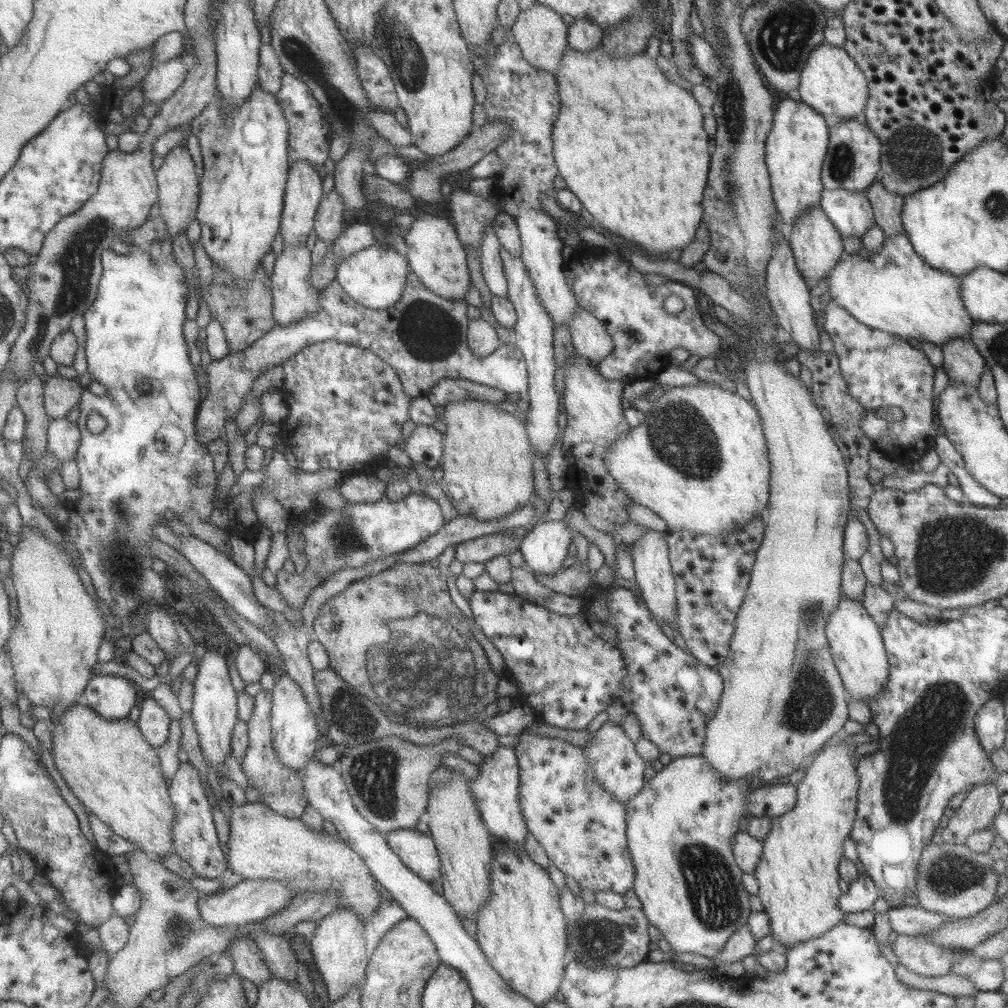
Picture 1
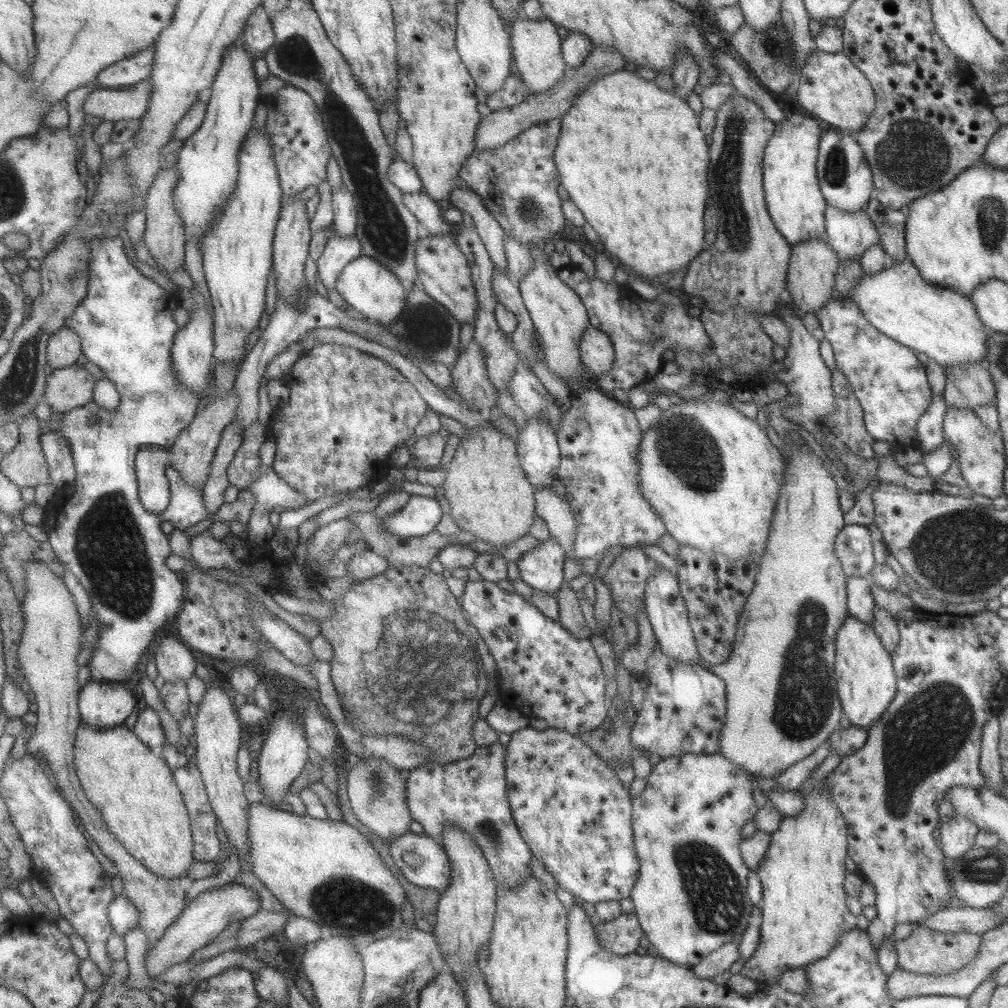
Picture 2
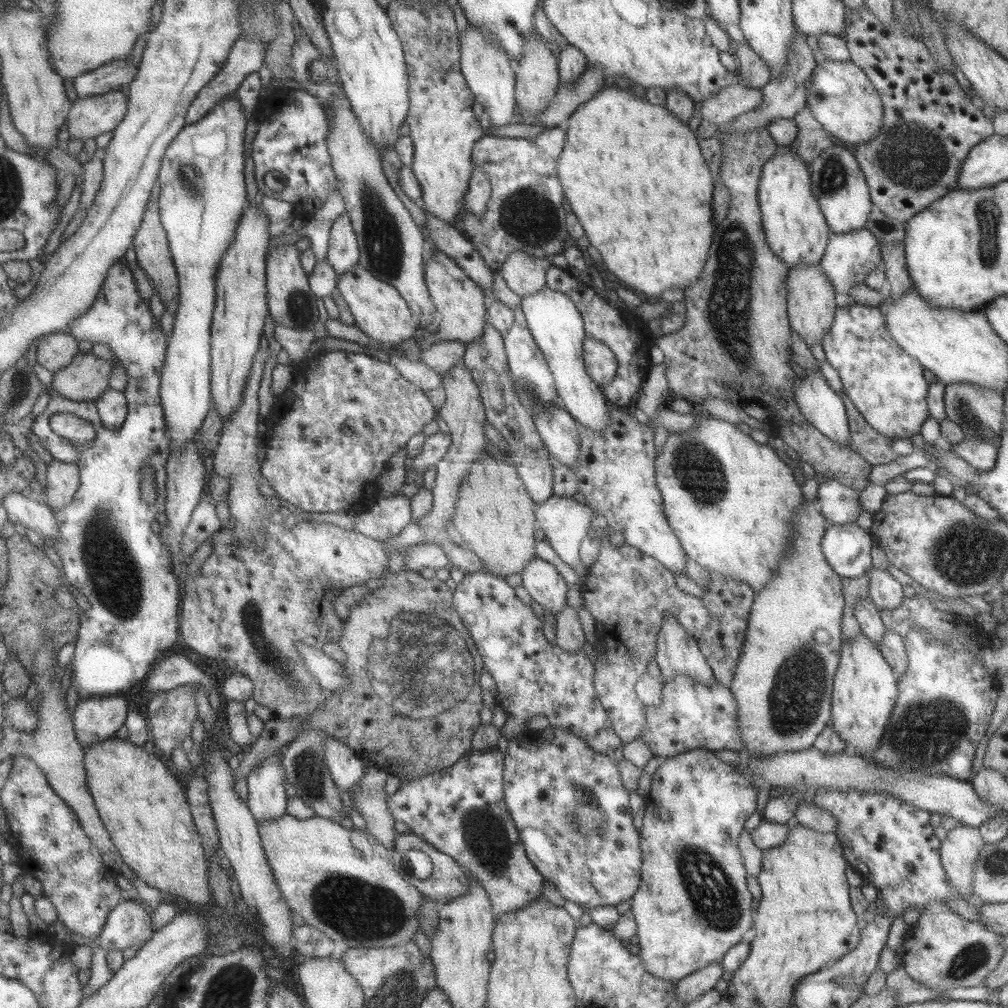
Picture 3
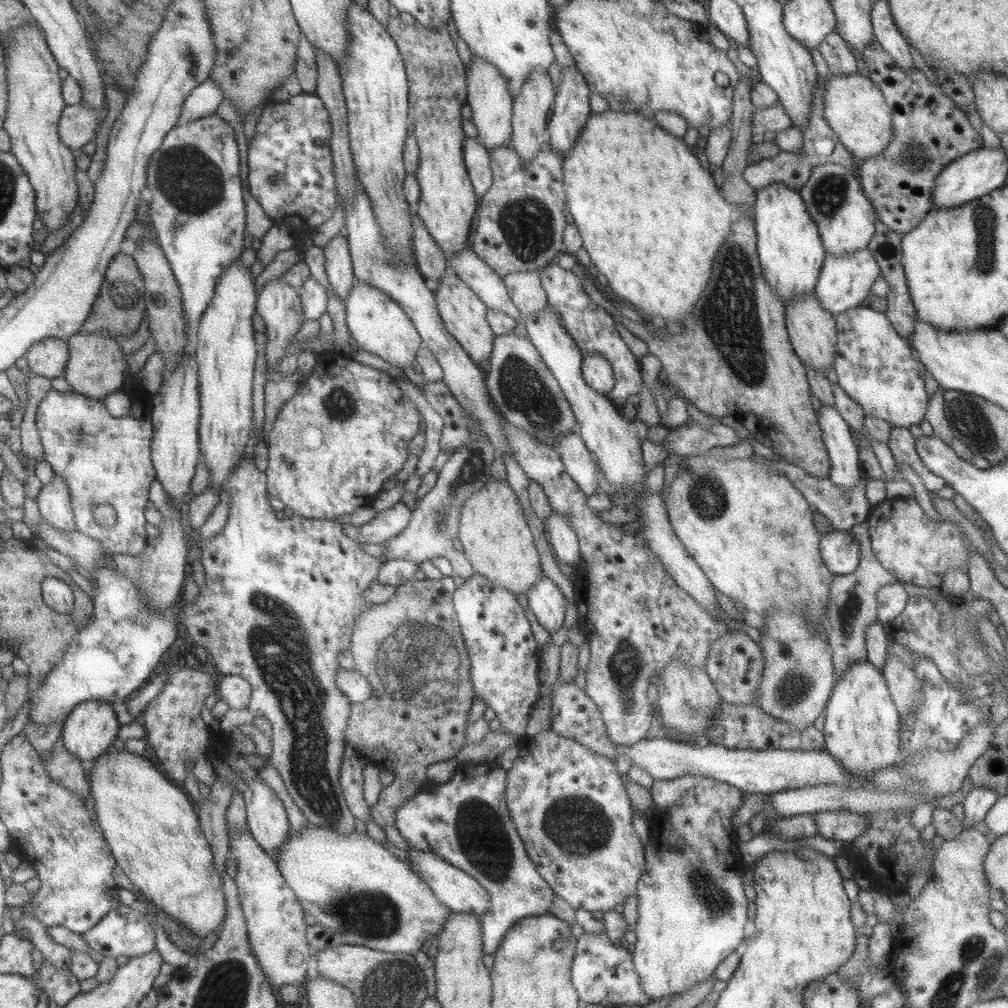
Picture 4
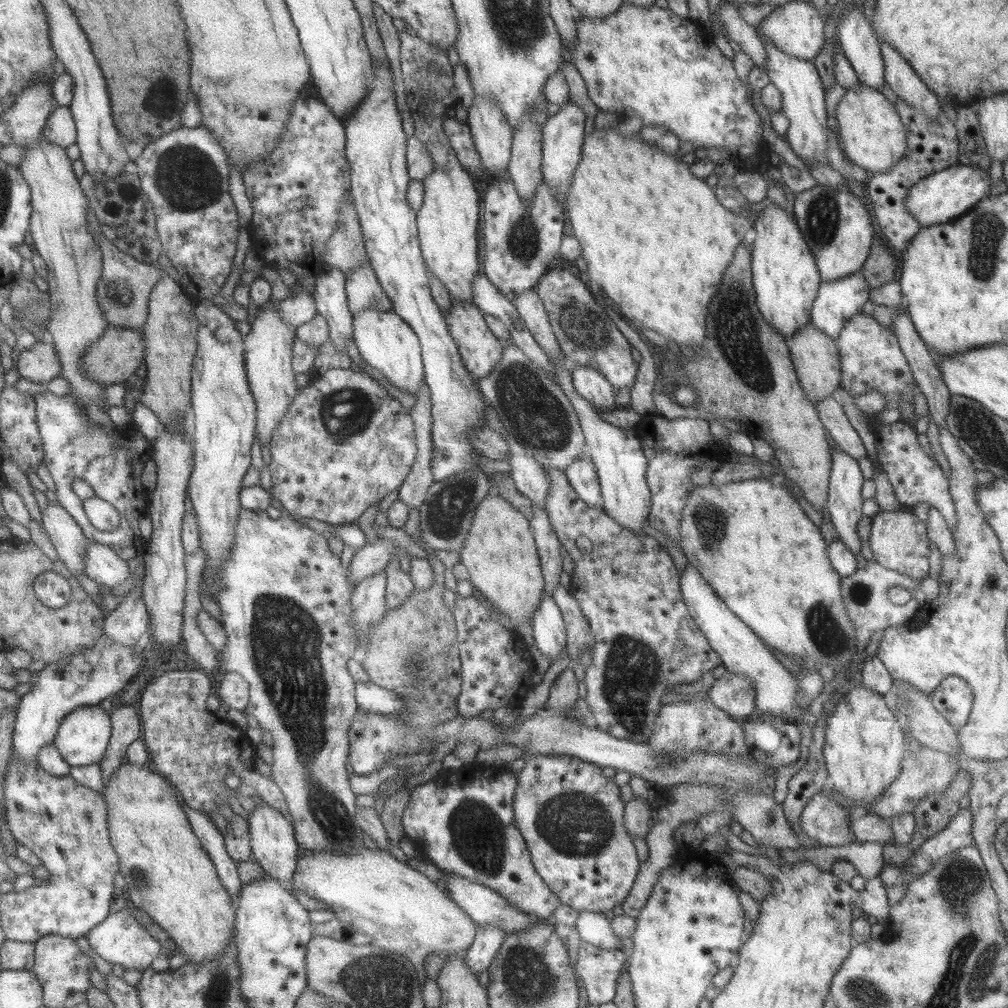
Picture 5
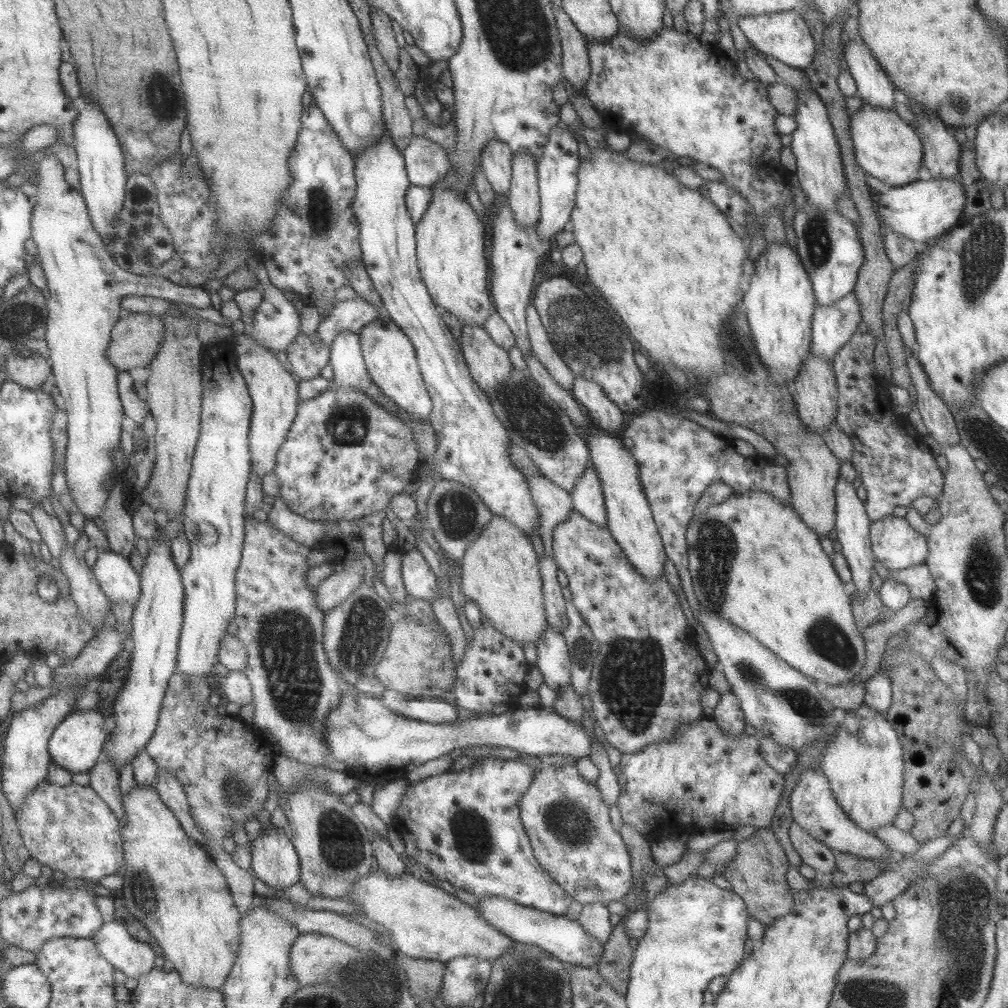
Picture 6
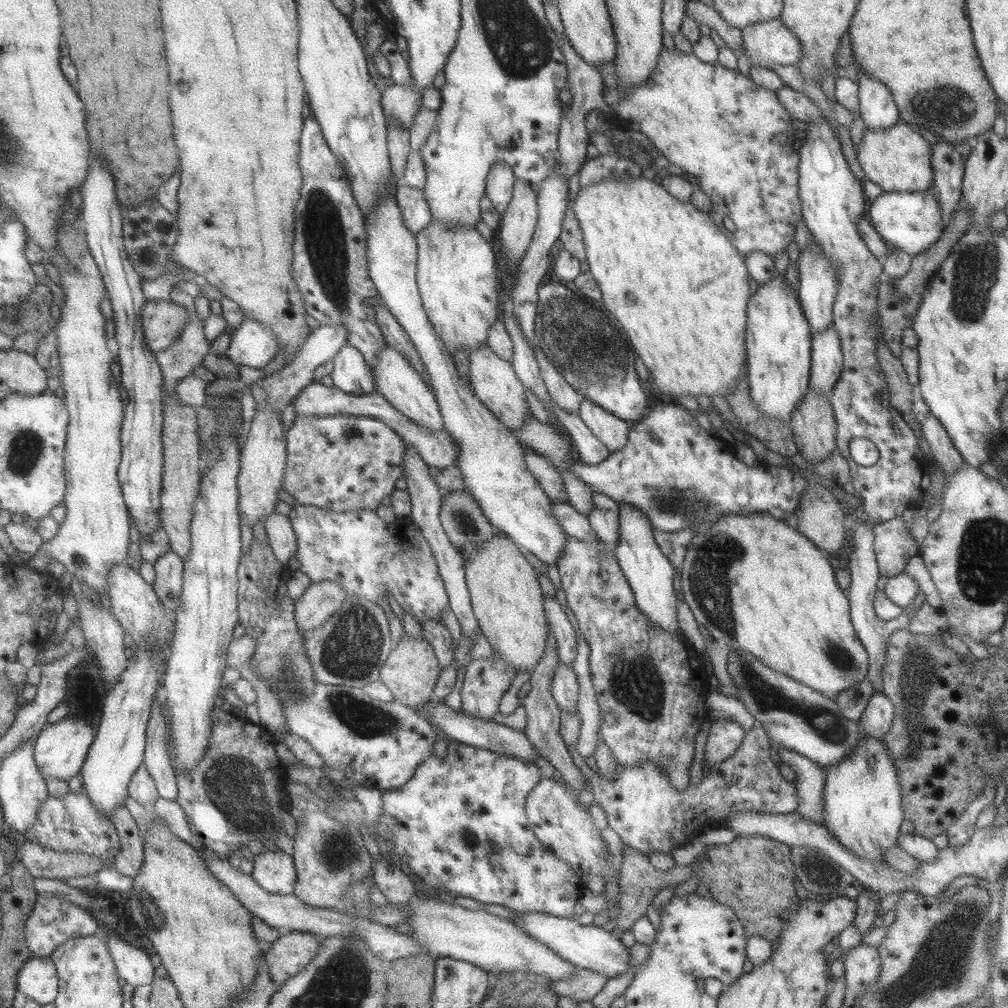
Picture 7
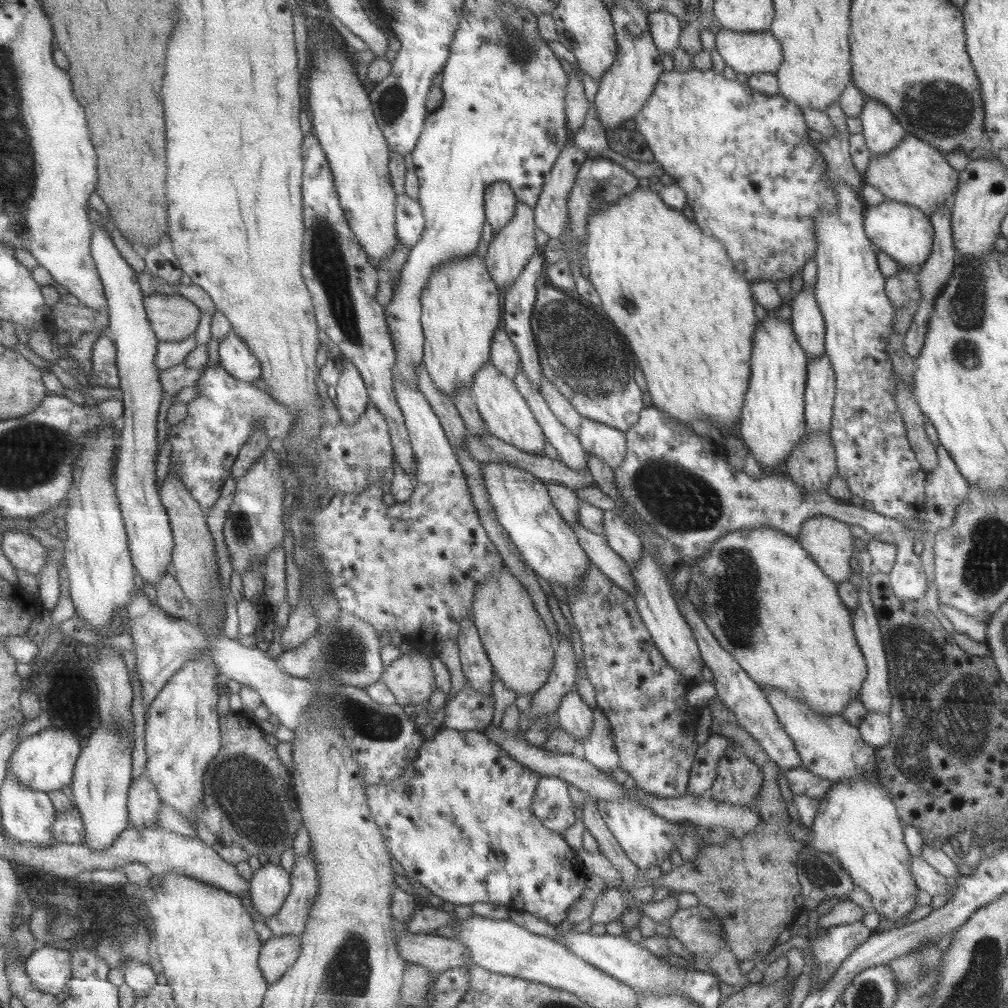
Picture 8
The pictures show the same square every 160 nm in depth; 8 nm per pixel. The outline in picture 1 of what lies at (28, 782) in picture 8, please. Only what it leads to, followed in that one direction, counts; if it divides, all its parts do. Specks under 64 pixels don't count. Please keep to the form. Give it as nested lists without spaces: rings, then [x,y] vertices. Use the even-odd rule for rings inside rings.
[[[94,675],[84,690],[87,704],[103,718],[125,719],[139,702],[135,683],[118,675]]]

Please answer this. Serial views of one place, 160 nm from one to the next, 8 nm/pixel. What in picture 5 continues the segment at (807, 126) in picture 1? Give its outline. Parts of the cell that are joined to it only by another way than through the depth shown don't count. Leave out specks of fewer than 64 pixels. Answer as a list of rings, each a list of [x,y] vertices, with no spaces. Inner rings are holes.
[[[770,202],[761,204],[758,209],[758,217],[753,226],[756,235],[750,251],[756,309],[764,321],[788,342],[791,336],[810,322],[812,302],[821,283],[820,276],[804,237],[791,215]]]

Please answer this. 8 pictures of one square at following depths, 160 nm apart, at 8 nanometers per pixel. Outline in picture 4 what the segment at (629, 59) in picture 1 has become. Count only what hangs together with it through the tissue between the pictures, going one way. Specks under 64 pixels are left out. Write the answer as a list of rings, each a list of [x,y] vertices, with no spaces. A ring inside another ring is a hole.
[[[608,106],[601,113],[590,113],[587,122],[583,125],[582,132],[576,138],[573,148],[562,162],[562,183],[564,193],[566,194],[567,208],[569,208],[569,214],[573,218],[572,224],[576,225],[576,229],[582,238],[582,246],[590,258],[590,272],[600,272],[603,274],[607,279],[611,292],[615,296],[619,296],[621,300],[629,302],[631,306],[639,308],[641,312],[645,312],[645,314],[649,314],[651,317],[661,316],[664,321],[684,322],[684,318],[692,311],[692,308],[698,301],[699,295],[707,286],[709,277],[711,276],[714,255],[726,241],[727,235],[730,233],[730,226],[742,218],[742,216],[754,216],[752,205],[737,203],[732,205],[725,202],[725,199],[719,194],[717,187],[715,187],[711,174],[709,175],[700,166],[692,149],[687,149],[681,138],[665,134],[665,131],[659,128],[655,122],[643,119],[641,115],[637,115],[636,111],[619,113],[610,111]]]

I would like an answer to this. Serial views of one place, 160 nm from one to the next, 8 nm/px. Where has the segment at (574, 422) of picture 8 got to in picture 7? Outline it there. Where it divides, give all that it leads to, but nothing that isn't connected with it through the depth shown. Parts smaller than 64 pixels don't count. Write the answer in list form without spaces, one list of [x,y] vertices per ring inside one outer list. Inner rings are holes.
[[[537,342],[534,343],[533,352],[539,367],[541,381],[545,385],[549,399],[559,409],[563,409],[563,411],[567,411],[571,415],[577,414],[582,396],[575,393],[575,390],[571,389],[571,386],[563,381],[563,377],[561,377],[557,368],[547,361],[547,357],[537,345]]]

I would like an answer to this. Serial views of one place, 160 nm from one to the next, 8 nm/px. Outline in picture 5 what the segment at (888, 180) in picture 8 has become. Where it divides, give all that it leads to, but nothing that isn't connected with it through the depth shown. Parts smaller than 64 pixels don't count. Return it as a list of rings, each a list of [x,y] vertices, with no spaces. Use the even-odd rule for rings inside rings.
[[[858,82],[845,93],[834,110],[838,136],[845,157],[868,174],[887,172],[903,157],[907,148],[906,130],[893,103],[883,94]]]

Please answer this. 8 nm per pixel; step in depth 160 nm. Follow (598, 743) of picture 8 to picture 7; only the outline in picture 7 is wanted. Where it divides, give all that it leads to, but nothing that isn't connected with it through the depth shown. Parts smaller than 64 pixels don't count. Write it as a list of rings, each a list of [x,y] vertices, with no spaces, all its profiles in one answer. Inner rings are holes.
[[[576,639],[577,649],[571,669],[578,682],[578,699],[576,712],[581,723],[575,749],[585,758],[592,756],[600,739],[600,706],[597,702],[591,682],[591,673],[587,662],[589,647],[585,639]]]

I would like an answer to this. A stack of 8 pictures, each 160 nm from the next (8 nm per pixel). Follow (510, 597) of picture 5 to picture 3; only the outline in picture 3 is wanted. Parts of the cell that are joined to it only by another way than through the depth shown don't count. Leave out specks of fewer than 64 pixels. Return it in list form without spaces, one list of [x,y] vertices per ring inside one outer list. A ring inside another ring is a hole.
[[[484,451],[481,458],[474,460],[467,476],[462,480],[451,521],[463,540],[464,548],[475,554],[489,573],[503,579],[509,574],[520,574],[528,562],[539,554],[539,546],[533,539],[533,532],[537,529],[535,508],[514,465],[507,464],[504,458],[493,459]]]

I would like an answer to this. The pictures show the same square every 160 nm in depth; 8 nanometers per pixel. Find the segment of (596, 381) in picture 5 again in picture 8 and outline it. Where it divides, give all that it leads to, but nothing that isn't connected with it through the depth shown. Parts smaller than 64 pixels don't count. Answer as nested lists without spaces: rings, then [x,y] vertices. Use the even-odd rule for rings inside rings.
[[[582,418],[576,435],[581,449],[586,454],[603,460],[612,471],[617,468],[626,453],[625,434],[611,429],[609,426],[599,425],[589,418]]]

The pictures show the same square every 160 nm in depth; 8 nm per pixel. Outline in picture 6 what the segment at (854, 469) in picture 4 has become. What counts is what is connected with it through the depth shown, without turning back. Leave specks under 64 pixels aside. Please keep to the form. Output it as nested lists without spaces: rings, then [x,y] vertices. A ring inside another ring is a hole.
[[[839,476],[834,488],[834,502],[835,502],[835,526],[836,537],[841,545],[840,553],[846,560],[847,566],[851,573],[851,581],[854,586],[854,592],[858,596],[866,594],[870,589],[871,574],[874,568],[874,556],[870,547],[870,523],[864,510],[864,503],[856,496],[855,489],[851,483],[846,483],[845,480]]]

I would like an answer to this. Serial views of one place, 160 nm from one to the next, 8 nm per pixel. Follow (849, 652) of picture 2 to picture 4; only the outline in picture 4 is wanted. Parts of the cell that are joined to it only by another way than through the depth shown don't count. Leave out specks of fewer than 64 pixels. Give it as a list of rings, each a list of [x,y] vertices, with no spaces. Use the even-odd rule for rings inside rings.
[[[866,659],[858,660],[846,670],[843,676],[837,676],[834,687],[825,708],[822,735],[826,750],[852,776],[871,778],[878,770],[898,763],[900,747],[901,718],[895,710],[884,676],[872,667]]]

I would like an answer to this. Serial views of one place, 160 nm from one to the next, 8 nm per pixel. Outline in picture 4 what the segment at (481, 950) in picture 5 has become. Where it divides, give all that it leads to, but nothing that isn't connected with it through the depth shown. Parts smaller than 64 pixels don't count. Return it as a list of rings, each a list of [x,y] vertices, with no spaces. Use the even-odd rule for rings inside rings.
[[[458,764],[454,775],[445,783],[427,786],[417,791],[396,811],[394,826],[407,844],[423,853],[432,853],[455,869],[469,874],[490,898],[489,909],[481,920],[483,954],[493,955],[507,929],[520,919],[548,913],[554,893],[535,871],[535,866],[527,857],[516,826],[511,820],[505,800],[507,773],[500,768],[479,765]]]

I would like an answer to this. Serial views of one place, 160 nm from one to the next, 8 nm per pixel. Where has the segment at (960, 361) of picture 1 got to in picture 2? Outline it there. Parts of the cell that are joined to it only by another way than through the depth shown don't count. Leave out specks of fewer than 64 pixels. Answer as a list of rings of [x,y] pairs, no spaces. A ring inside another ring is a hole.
[[[984,363],[945,367],[945,386],[942,393],[947,409],[967,409],[995,404],[995,385]]]

